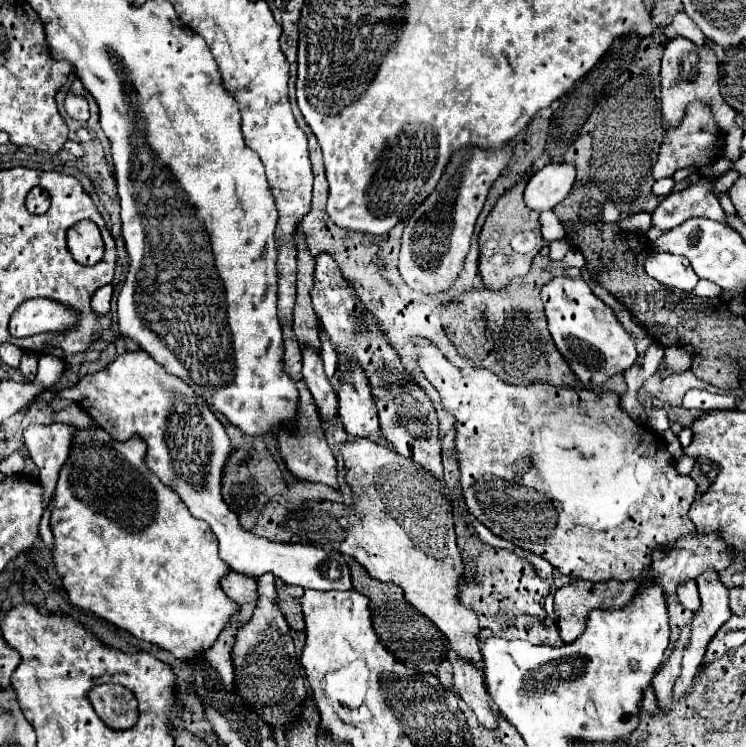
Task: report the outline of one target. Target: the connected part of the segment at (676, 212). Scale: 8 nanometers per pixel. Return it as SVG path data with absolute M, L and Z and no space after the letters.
M717 175L701 177L697 183L687 185L683 191L675 191L665 197L653 213L653 225L669 231L687 221L689 217L709 217L723 223L725 213L713 191L715 181Z

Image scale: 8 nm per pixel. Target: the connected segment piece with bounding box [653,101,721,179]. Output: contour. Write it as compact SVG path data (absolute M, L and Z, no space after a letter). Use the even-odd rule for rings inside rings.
M699 101L691 103L687 107L685 119L677 129L665 131L665 139L661 145L661 153L659 159L653 167L653 179L663 179L663 177L671 177L677 169L689 167L689 165L709 165L715 161L717 157L717 145L721 145L721 137L719 137L719 129L713 121L713 113L709 109L709 105L701 105Z

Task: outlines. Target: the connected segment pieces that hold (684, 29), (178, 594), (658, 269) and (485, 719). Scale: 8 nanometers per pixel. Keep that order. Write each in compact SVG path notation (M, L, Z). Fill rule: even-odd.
M679 11L679 13L675 15L673 27L675 27L675 31L677 31L681 37L693 41L695 45L703 45L703 43L705 43L705 35L701 33L701 29L697 29L697 25L695 25L683 11Z
M99 425L75 431L69 457L59 471L51 509L51 557L73 605L173 653L177 659L191 661L215 643L239 605L233 605L221 589L221 579L229 573L229 565L217 553L217 537L213 537L205 521L195 519L181 505L173 489L151 473L145 465L145 453L147 445L141 437L113 441Z
M653 253L645 261L645 271L649 277L657 279L665 287L675 287L681 291L693 291L699 283L697 273L689 265L689 261L681 255L669 253Z
M447 651L447 659L453 665L453 683L459 691L459 697L475 711L481 725L485 725L487 729L495 729L495 705L485 693L481 669L455 651Z

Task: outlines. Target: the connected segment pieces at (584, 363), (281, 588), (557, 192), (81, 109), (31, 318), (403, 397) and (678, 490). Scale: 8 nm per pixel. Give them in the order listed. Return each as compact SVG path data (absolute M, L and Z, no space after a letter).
M567 275L553 277L541 291L551 337L559 353L569 363L571 371L587 385L603 383L615 373L629 369L637 361L633 335L621 327L613 311L589 289L583 277L571 279Z
M275 581L275 587L277 587L277 605L283 611L289 627L295 631L305 631L303 613L301 613L301 605L299 605L303 589L295 587L295 585L285 585L283 581Z
M547 163L539 169L525 187L525 203L529 209L547 211L561 203L575 185L573 163Z
M67 93L67 97L65 97L65 111L67 111L67 115L71 119L75 119L75 121L79 121L83 125L89 119L89 103L87 103L85 97L77 97L73 93Z
M34 298L22 303L9 322L11 335L25 338L49 331L67 331L77 325L77 313L67 305L47 298Z
M319 253L319 255L315 255L315 271L313 271L313 277L315 277L315 283L313 283L313 289L311 289L311 299L313 299L313 309L315 309L315 313L317 313L317 317L319 317L319 321L321 321L321 325L323 325L323 329L329 333L329 337L331 337L331 341L337 345L337 349L339 351L349 351L349 353L353 353L355 355L355 359L361 363L361 367L365 369L365 373L367 373L367 377L369 377L369 385L371 385L371 389L373 389L373 397L375 397L375 405L377 405L377 409L379 409L379 421L381 421L381 431L383 431L383 435L385 435L385 439L393 445L393 449L399 453L399 455L403 455L403 457L409 457L411 461L415 461L417 465L421 465L423 469L427 469L429 473L433 473L433 477L437 477L439 481L443 479L443 465L441 465L441 443L439 443L439 437L441 437L441 433L439 433L439 427L437 427L437 417L435 417L435 411L433 411L433 405L431 405L431 399L425 395L425 391L419 387L419 385L415 385L409 377L407 377L407 373L405 373L405 369L403 369L403 365L401 365L401 361L399 361L399 357L397 357L397 353L389 347L389 343L387 343L387 339L385 339L385 335L383 335L383 331L375 325L375 321L373 321L373 317L369 317L369 313L365 313L363 311L363 307L361 307L361 301L357 301L357 297L355 295L351 295L353 293L353 289L349 287L349 283L341 277L341 269L337 267L337 263L333 261L333 257L329 255L329 253Z
M423 341L417 345L417 351L421 353L419 365L429 379L429 383L439 391L441 395L441 405L447 413L455 417L455 455L461 471L461 487L463 487L463 497L469 507L469 511L487 527L491 529L497 537L511 541L515 547L535 553L543 559L547 559L559 573L571 575L573 579L585 579L585 581L629 581L631 577L637 577L643 567L651 565L651 553L659 547L671 547L677 537L695 531L693 521L689 519L687 511L691 503L695 501L695 481L689 475L681 475L675 469L675 459L665 447L665 441L661 433L653 431L645 423L637 423L629 417L629 413L621 407L621 397L619 393L607 391L607 393L595 393L589 389L573 389L573 387L555 387L543 381L535 381L531 385L519 387L501 381L495 373L489 369L459 369L453 363L449 363L439 349L435 349L429 341Z

